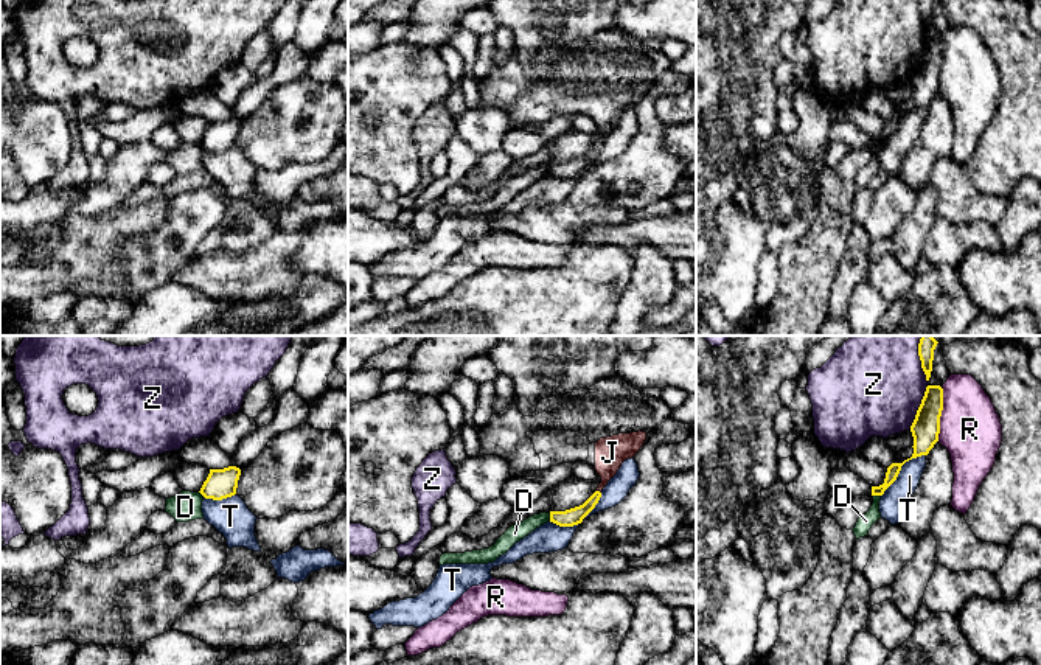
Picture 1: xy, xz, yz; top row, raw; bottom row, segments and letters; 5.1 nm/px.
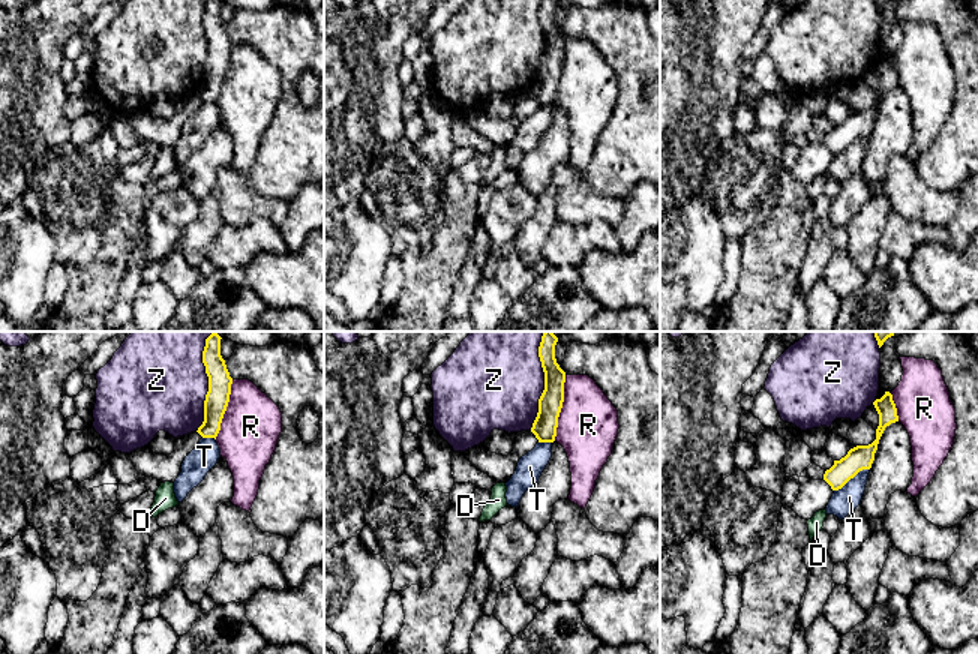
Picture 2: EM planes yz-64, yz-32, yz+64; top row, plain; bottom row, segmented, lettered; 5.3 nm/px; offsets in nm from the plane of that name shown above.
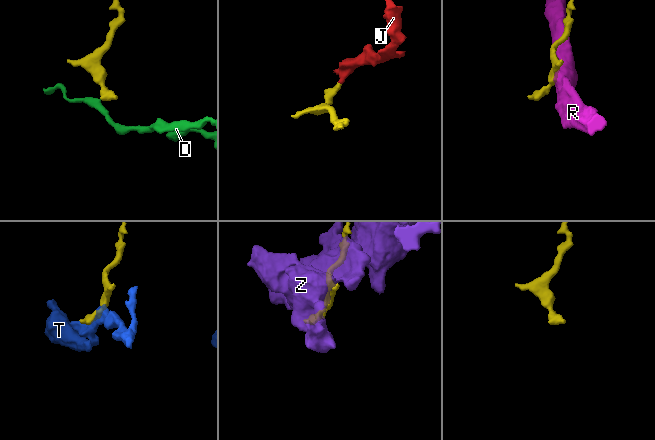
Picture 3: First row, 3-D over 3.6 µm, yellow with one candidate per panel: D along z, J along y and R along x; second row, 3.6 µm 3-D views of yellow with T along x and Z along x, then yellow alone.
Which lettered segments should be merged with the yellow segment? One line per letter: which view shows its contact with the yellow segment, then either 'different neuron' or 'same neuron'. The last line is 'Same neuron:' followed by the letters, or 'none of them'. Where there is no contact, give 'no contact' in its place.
D: xz | different neuron
J: xz | same neuron
R: yz | different neuron
T: yz | different neuron
Z: yz | different neuron
Same neuron: J

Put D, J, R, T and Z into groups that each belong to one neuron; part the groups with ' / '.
D / J / R / T / Z

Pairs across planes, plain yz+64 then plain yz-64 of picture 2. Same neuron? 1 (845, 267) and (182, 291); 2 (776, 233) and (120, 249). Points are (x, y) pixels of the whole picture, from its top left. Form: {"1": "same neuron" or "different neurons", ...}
{"1": "same neuron", "2": "same neuron"}

